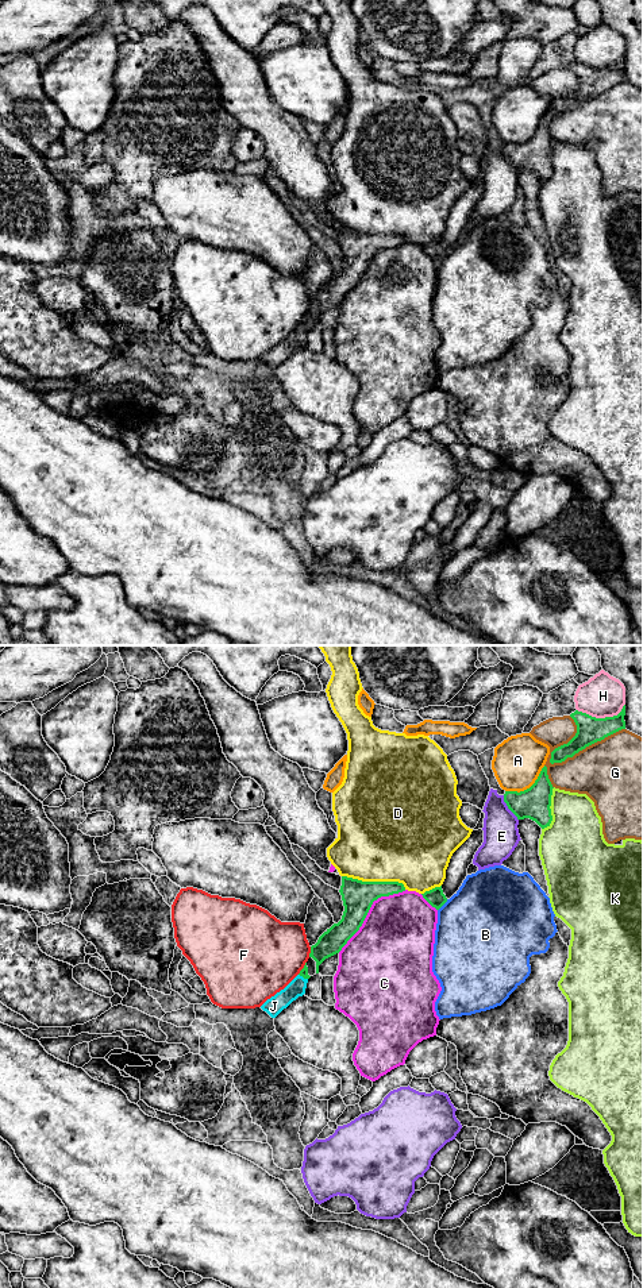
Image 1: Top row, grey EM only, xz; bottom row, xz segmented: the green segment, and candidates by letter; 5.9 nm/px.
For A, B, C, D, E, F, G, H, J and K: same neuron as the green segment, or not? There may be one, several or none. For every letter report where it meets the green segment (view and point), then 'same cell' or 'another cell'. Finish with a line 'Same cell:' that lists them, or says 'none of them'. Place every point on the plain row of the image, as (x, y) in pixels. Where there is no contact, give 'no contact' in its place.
A: xz (527, 141) | another cell
B: xz (443, 255) | another cell
C: xz (368, 263) | another cell
D: xz (374, 234) | another cell
E: xz (508, 159) | another cell
F: xz (311, 304) | another cell
G: xz (586, 97) | another cell
H: xz (601, 70) | another cell
J: xz (303, 328) | same cell
K: xz (550, 161) | another cell
Same cell: J

